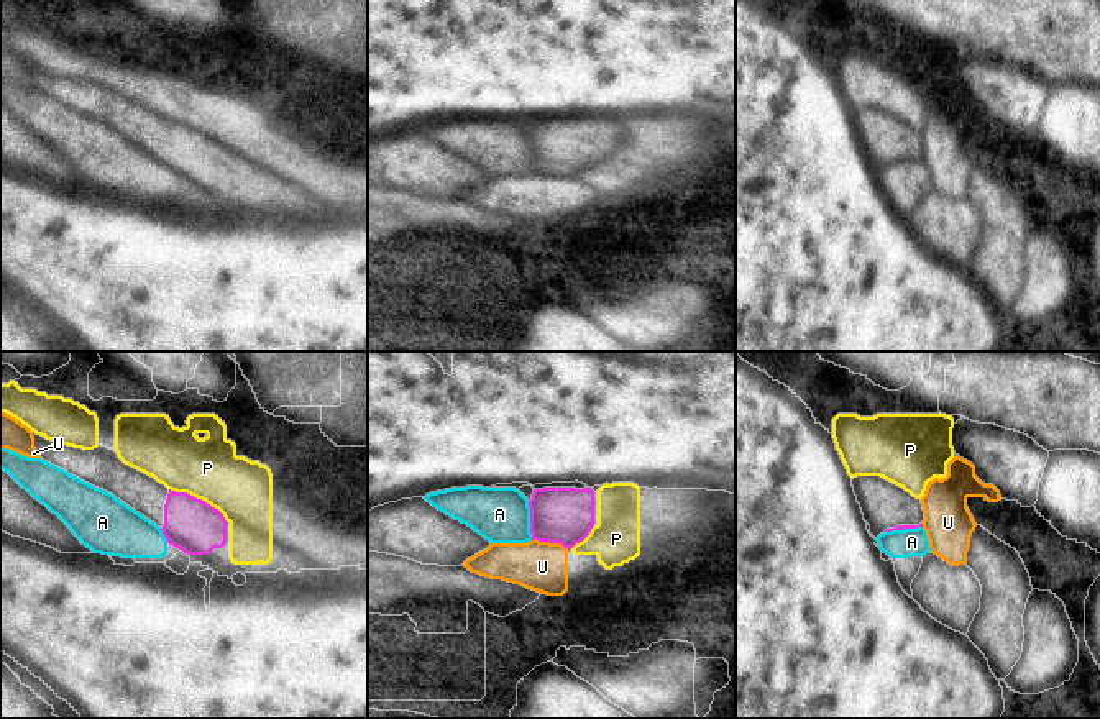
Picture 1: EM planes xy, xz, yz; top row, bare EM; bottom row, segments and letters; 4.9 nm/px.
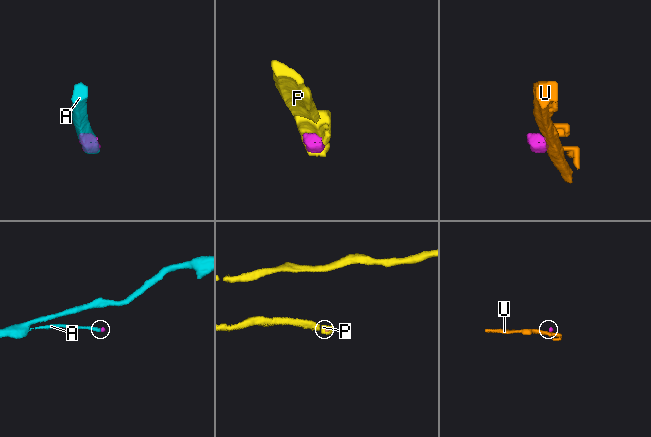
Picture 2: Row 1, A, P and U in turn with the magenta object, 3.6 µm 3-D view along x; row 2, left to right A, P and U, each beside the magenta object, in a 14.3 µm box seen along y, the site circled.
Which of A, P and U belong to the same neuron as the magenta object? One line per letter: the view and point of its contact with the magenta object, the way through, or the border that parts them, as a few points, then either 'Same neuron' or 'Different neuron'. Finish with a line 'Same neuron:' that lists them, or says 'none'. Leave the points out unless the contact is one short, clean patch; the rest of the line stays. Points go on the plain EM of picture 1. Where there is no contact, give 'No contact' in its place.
A: Touches magenta at xz (531, 153). Boundary: xz (527, 133), (532, 171). Different neuron
P: Touches magenta at xy (199, 132). Boundary: xy (169, 120), (204, 132), (227, 153). Different neuron
U: Touches magenta at xz (550, 174). Boundary: xz (532, 171), (557, 174), (568, 181). Different neuron
Same neuron: none

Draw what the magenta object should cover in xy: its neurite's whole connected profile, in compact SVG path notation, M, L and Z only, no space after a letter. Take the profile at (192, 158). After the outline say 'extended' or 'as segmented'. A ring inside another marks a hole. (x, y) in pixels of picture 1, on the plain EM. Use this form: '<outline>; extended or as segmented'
M33 66L38 87L69 107L99 120L154 154L169 177L187 187L209 187L227 176L223 146L187 125L176 125L125 97L115 82L82 82Z; extended

